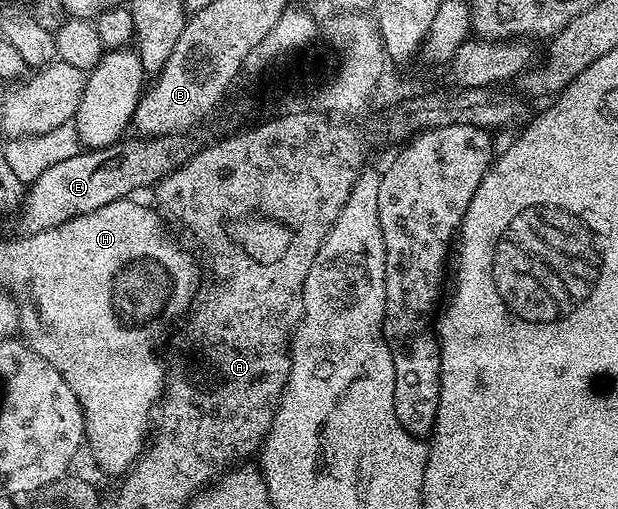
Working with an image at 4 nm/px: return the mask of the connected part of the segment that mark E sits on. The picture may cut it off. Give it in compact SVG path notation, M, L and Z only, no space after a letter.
M176 133L162 137L128 138L112 147L80 150L78 155L45 169L45 173L41 173L41 177L37 177L37 181L26 188L17 215L18 230L24 235L32 235L53 229L65 221L73 221L73 217L93 213L93 209L101 209L101 205L109 205L109 201L134 196L134 191L142 187L154 188L159 180L165 178L170 171L177 170L195 154L196 144L191 144L187 137L186 134Z

